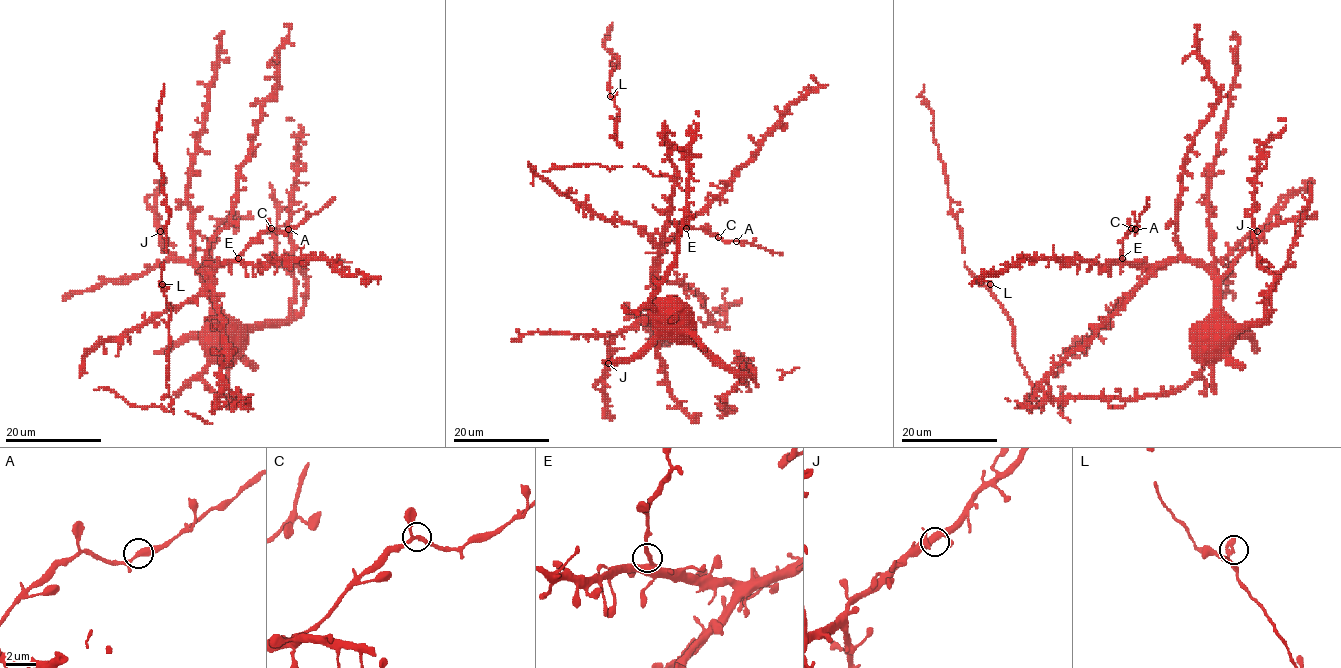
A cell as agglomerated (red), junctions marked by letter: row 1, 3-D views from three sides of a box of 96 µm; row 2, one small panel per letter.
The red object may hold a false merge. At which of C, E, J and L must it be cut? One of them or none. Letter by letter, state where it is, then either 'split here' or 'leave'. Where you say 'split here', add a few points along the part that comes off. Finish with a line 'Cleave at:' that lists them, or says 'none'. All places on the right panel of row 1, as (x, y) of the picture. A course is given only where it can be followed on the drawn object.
C: place (1131, 228); leave
E: place (1122, 258); leave
J: place (1257, 231); leave
L: place (990, 284); leave
Cleave at: none

